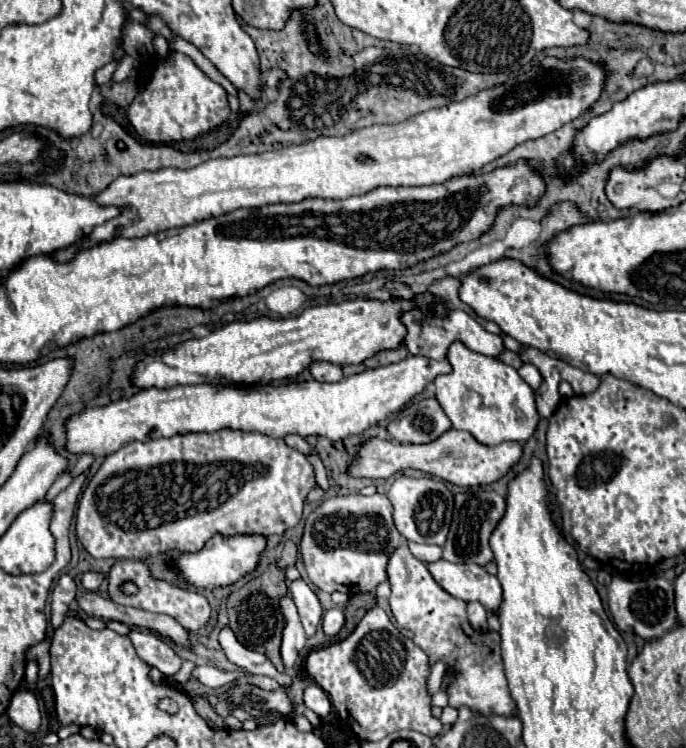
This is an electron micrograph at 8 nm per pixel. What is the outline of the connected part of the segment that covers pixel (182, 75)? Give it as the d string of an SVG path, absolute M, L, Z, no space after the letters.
M168 52L156 58L150 80L140 88L128 108L128 122L136 134L148 144L166 144L180 140L194 140L220 128L230 114L226 90L208 78L190 56Z

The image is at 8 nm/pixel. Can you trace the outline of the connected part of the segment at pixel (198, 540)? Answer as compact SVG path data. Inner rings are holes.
M216 430L140 442L134 440L106 456L82 492L76 514L76 536L94 558L146 560L166 552L200 552L214 536L274 536L294 528L302 518L306 494L316 486L312 464L282 438L260 432Z

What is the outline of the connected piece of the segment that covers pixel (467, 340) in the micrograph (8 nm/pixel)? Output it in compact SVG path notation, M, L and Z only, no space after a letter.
M432 306L428 310L412 308L412 310L406 310L404 314L400 314L400 322L406 326L404 344L406 344L410 354L418 354L418 356L446 356L446 348L454 340L460 340L470 350L486 354L486 356L498 356L504 350L504 344L502 344L500 336L486 332L472 316L468 316L462 310L450 310L446 316L438 316Z

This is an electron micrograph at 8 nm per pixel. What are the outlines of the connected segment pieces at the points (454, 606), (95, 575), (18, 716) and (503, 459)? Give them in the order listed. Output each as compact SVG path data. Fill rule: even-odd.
M400 544L388 560L388 582L392 584L390 606L396 622L414 632L412 640L430 656L430 664L444 660L448 668L456 668L452 670L456 680L448 688L450 706L470 706L484 716L514 716L516 704L504 676L500 636L496 632L476 634L466 618L466 602L444 592L430 576L426 564L420 562L406 544Z
M84 572L84 576L82 576L82 586L86 588L86 590L98 590L98 586L102 584L102 580L104 580L104 576L100 574L100 572Z
M20 692L12 698L10 708L8 708L8 716L10 720L20 726L24 732L38 732L40 728L40 708L38 708L38 700L32 692Z
M450 428L436 440L428 444L400 444L382 438L368 438L356 446L358 454L348 466L348 476L354 478L370 478L370 480L386 480L400 470L420 470L424 474L432 474L456 486L482 486L492 484L502 478L512 464L516 464L522 456L522 446L518 442L502 442L496 446L480 444L470 432Z

